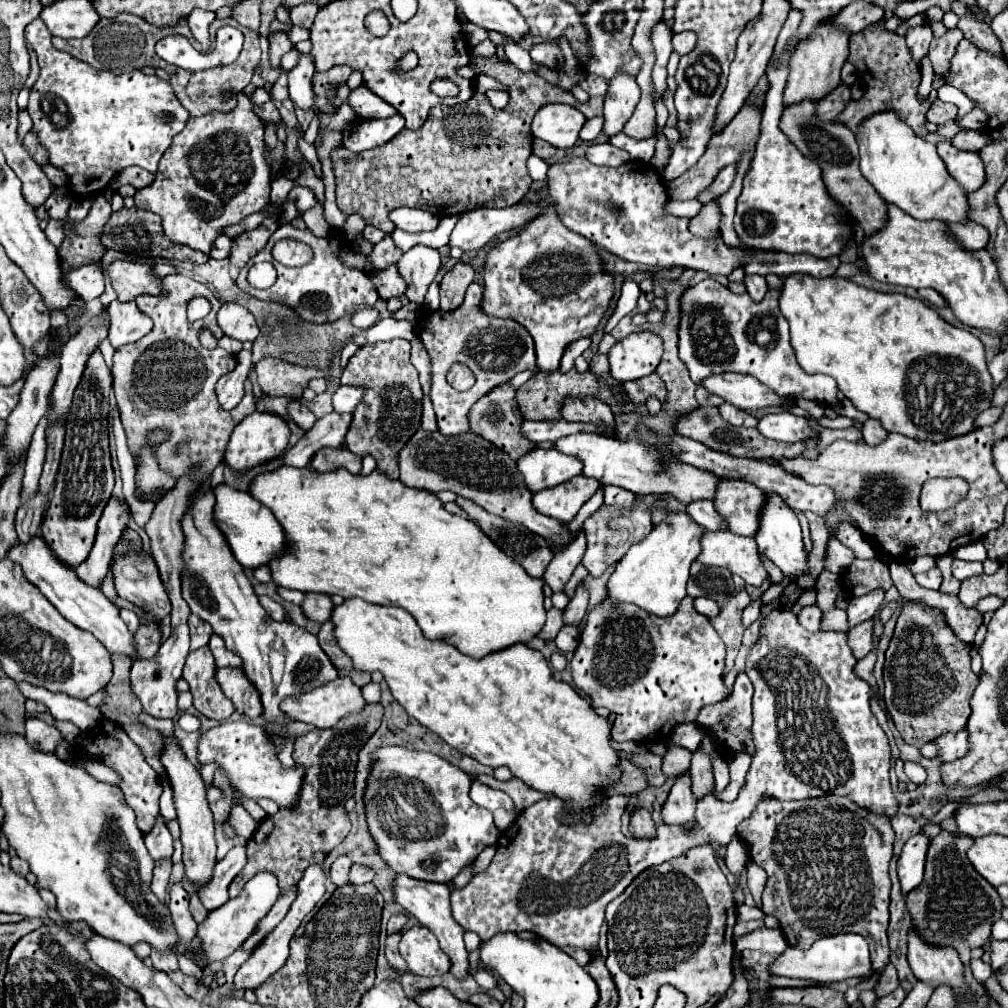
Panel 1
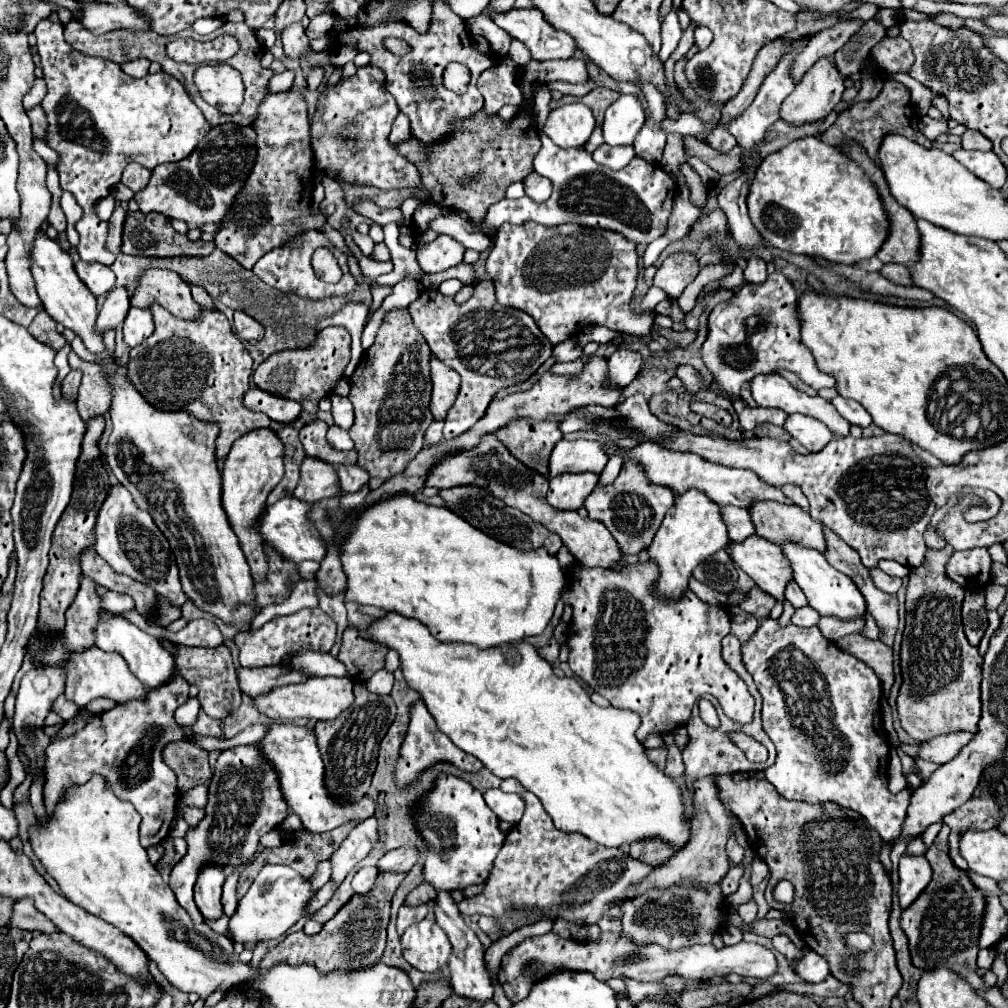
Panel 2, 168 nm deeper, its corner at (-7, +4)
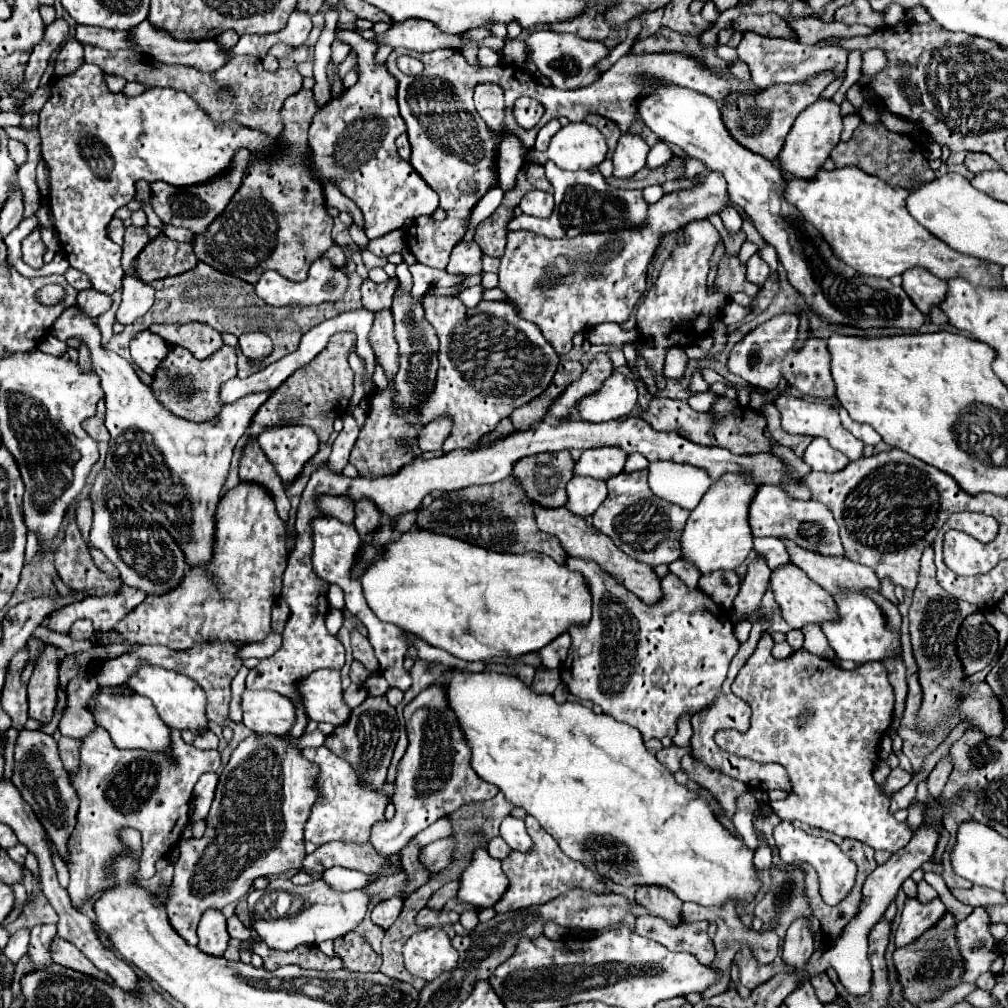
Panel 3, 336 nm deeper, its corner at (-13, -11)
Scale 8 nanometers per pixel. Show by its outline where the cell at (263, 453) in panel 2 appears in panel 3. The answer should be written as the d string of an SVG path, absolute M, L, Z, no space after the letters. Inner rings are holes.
M238 483L234 489L230 489L222 499L220 499L220 505L216 509L216 541L214 541L214 555L212 555L212 561L210 561L210 567L204 575L202 569L190 569L186 571L186 577L182 579L182 583L170 591L168 595L162 595L162 597L152 597L148 595L130 615L126 615L116 631L120 631L124 635L124 645L108 645L108 657L118 657L122 653L126 653L126 647L132 645L132 643L142 643L142 645L166 645L170 649L190 649L194 643L198 641L262 641L270 635L270 611L274 607L274 603L278 601L280 597L280 591L282 591L282 575L284 575L284 569L286 569L286 561L288 561L288 549L286 549L286 529L284 529L284 521L278 517L278 511L276 511L276 503L274 503L274 497L264 489L264 487L258 487L258 483Z

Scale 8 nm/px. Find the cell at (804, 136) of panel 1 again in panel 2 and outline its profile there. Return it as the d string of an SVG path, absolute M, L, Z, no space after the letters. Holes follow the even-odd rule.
M840 148L844 150L848 156L852 156L862 168L864 172L870 176L870 180L874 180L886 208L890 214L890 236L884 242L884 248L876 254L884 264L888 262L896 262L896 264L904 264L904 266L914 266L918 262L918 250L920 250L920 232L916 226L916 218L912 216L910 210L906 210L904 206L900 206L890 190L888 184L884 180L884 172L872 164L872 160L868 160L864 156L864 152L860 152L860 148Z

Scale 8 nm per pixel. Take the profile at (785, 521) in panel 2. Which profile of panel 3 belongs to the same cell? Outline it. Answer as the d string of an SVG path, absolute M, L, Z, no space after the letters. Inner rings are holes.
M782 539L782 543L786 543L792 563L798 565L814 583L824 587L830 595L836 595L840 587L852 591L862 591L864 587L872 587L876 591L880 589L880 581L874 571L864 565L858 565L846 557L828 557L806 551L804 547L790 543L790 539Z

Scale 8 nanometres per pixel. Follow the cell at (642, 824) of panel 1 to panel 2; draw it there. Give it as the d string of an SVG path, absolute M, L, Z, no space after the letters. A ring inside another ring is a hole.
M642 840L640 844L632 844L628 852L630 858L636 858L654 868L666 864L674 856L672 848L668 848L668 844L660 844L660 840Z

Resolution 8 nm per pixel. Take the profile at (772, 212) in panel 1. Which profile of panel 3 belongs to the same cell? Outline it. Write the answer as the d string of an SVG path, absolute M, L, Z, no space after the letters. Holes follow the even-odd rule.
M820 167L812 179L800 179L788 173L782 173L782 179L784 199L788 199L788 203L794 205L802 217L822 233L838 259L862 275L888 279L920 265L944 281L962 275L970 279L972 285L994 287L1000 283L986 273L978 259L950 249L944 241L936 239L916 219L912 219L904 203L908 191L902 187L890 187L874 175L866 175L858 167L842 167L832 171Z

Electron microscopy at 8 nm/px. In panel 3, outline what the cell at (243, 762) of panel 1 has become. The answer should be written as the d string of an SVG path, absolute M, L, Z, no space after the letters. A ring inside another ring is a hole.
M310 747L302 751L304 759L316 763L320 767L318 773L318 803L314 803L314 811L310 811L310 817L306 821L306 841L312 841L314 845L324 845L330 841L342 841L342 843L366 843L370 837L370 829L376 821L384 819L384 809L388 799L382 791L372 791L360 781L356 781L354 769L340 757L336 757L330 749L322 747Z

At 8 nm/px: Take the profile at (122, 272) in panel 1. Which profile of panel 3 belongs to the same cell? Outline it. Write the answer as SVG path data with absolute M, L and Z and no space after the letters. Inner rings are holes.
M190 321L184 325L174 325L174 323L154 323L150 327L152 333L160 335L164 341L170 345L180 345L192 351L194 357L206 359L214 351L222 347L222 337L216 329L212 329L206 323Z

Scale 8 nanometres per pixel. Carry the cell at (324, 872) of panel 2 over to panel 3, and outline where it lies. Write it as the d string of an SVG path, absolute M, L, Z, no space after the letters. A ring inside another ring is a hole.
M330 867L330 871L322 871L320 879L324 883L330 883L334 891L354 891L354 889L362 889L368 883L370 875L352 871L352 869L344 869L344 867Z

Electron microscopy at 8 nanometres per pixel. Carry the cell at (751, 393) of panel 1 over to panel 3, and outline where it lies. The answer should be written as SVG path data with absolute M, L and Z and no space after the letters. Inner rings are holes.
M778 395L778 399L774 401L774 405L780 411L780 419L782 419L782 429L784 431L788 431L788 433L800 433L800 435L820 435L820 437L826 437L828 443L834 449L842 451L850 461L856 461L856 459L862 457L864 443L842 427L838 411L832 409L828 403L818 403L818 401L812 403L812 401L796 399L792 395Z

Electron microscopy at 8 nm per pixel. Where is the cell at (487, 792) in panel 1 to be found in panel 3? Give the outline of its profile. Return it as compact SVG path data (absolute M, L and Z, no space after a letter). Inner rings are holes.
M504 817L502 825L500 825L500 837L506 839L506 843L514 849L514 851L528 851L532 847L532 839L526 833L524 821L518 817Z

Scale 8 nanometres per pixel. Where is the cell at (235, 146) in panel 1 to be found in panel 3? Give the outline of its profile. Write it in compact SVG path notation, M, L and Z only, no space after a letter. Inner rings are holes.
M242 149L234 155L232 159L232 167L230 171L226 171L226 175L218 175L218 179L210 179L210 183L200 183L194 187L174 187L162 181L154 181L150 185L152 189L152 209L154 213L166 223L166 225L174 225L174 227L186 227L192 233L202 233L206 231L206 227L218 217L222 215L222 211L226 209L226 205L230 203L230 199L234 197L234 193L238 191L238 187L242 185L242 179L246 175L248 169L248 159L250 159L250 151Z

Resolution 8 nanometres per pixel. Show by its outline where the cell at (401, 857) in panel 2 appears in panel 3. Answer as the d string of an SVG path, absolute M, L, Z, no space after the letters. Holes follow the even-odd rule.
M450 837L426 845L420 853L422 867L426 867L428 873L438 873L440 869L444 869L450 863L452 847L454 847L454 841Z

